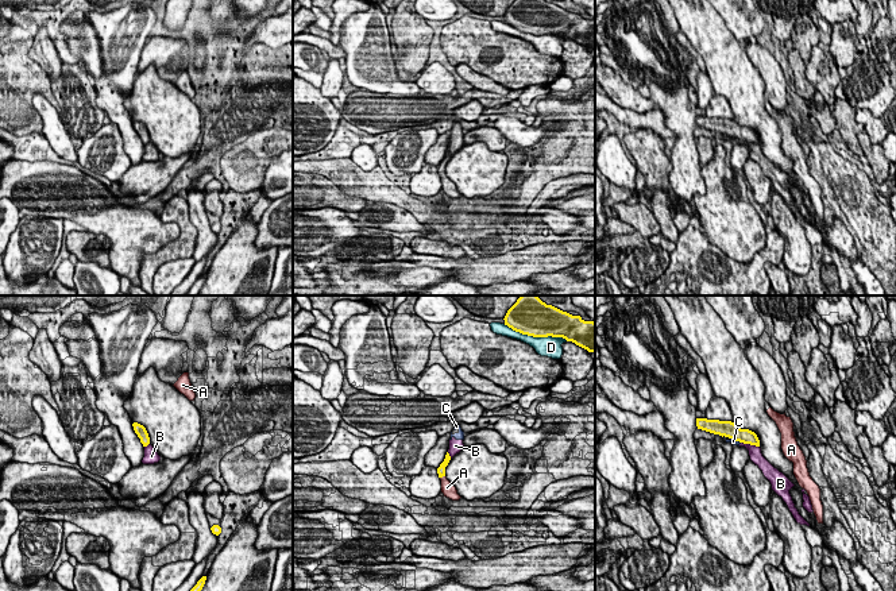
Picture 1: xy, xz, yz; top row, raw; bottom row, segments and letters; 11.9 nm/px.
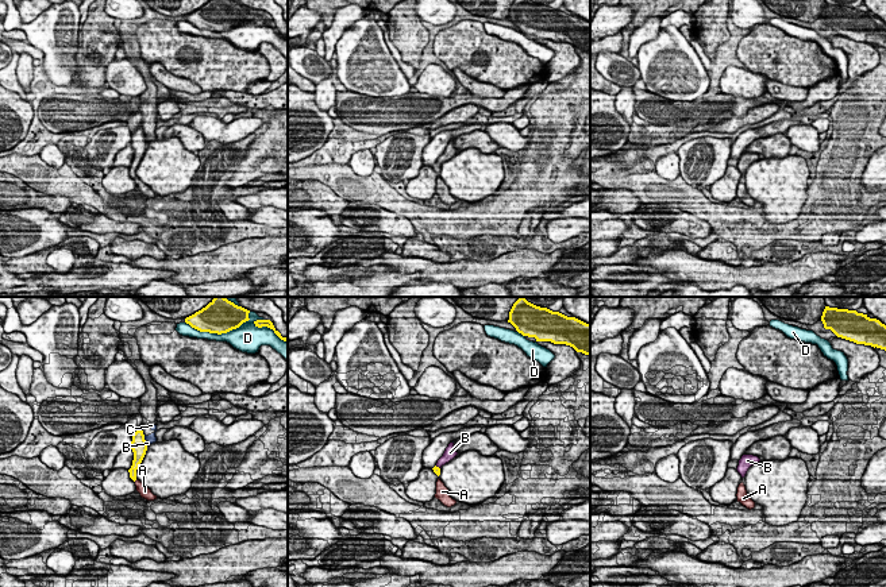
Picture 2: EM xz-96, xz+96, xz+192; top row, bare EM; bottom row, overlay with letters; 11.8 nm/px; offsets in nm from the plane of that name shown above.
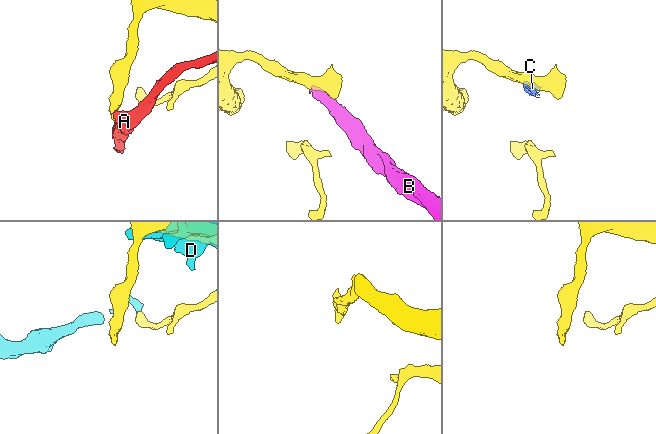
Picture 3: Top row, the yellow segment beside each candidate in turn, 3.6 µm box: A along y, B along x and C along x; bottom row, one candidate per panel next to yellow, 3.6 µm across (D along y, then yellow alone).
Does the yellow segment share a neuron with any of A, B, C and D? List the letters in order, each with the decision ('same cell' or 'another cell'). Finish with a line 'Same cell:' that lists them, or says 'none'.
A: same cell
B: another cell
C: another cell
D: another cell
Same cell: A

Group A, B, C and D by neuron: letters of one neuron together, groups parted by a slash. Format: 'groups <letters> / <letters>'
groups A / B C / D

